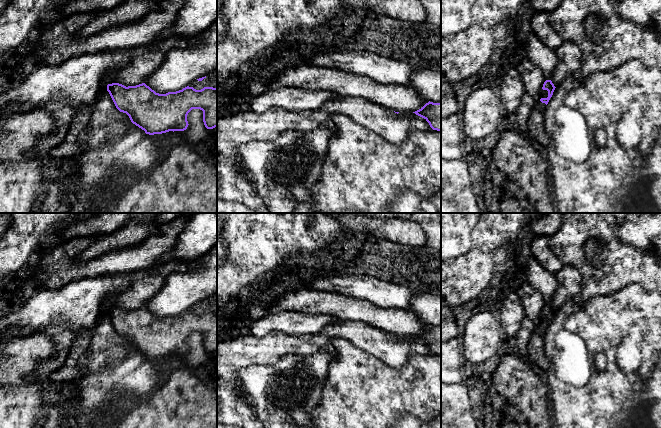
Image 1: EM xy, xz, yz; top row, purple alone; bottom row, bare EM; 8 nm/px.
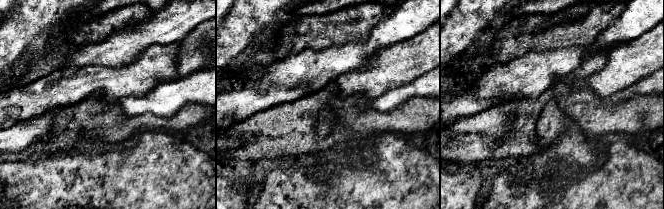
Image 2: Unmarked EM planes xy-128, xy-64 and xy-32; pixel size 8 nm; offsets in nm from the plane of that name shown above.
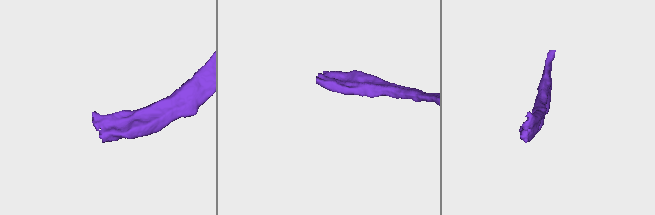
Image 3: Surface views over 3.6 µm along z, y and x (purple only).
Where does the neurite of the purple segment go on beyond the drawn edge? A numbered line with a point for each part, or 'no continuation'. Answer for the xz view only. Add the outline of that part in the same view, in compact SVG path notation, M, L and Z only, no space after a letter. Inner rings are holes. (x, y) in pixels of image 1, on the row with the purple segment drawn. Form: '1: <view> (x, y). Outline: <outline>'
no continuation

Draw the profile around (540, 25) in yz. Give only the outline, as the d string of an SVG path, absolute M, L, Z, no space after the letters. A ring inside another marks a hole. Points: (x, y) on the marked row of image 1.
M535 12L531 20L531 28L533 33L547 47L556 51L560 48L564 40L556 32L548 21L549 14L546 12Z

